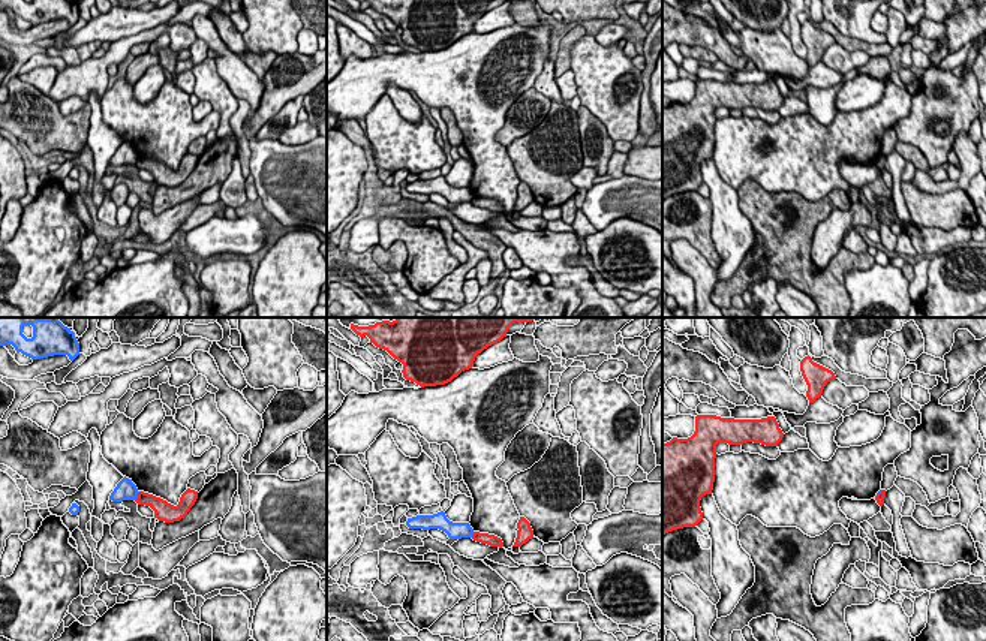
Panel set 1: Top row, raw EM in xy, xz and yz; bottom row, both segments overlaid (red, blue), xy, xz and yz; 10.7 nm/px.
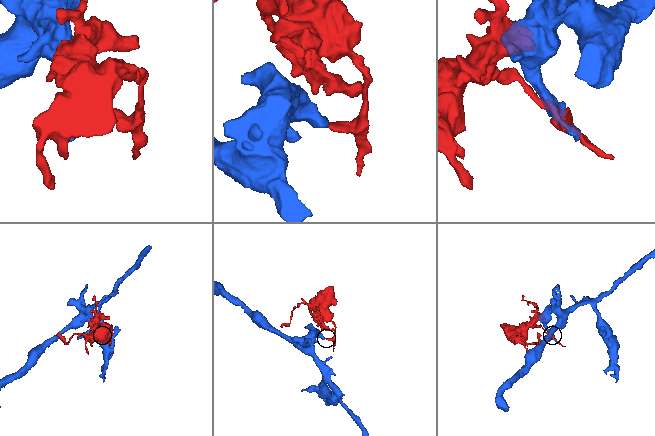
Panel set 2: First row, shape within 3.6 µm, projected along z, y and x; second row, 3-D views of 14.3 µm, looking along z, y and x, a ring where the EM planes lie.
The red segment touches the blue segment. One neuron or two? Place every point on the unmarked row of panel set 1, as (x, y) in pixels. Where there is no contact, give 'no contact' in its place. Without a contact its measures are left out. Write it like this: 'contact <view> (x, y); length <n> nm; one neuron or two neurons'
contact xy (138, 160); length 120 nm; two neurons

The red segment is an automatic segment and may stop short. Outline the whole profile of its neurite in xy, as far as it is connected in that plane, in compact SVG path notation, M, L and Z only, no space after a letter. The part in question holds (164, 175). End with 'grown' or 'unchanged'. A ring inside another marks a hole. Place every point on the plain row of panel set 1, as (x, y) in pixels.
M187 153L181 159L177 171L144 156L138 157L135 166L138 169L150 171L154 175L154 183L157 183L159 186L174 187L174 186L180 186L187 180L190 172L195 169L196 163L198 163L198 156Z; unchanged

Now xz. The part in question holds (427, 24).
M367 0L403 28L403 42L421 52L445 49L474 31L475 21L506 0Z; unchanged

